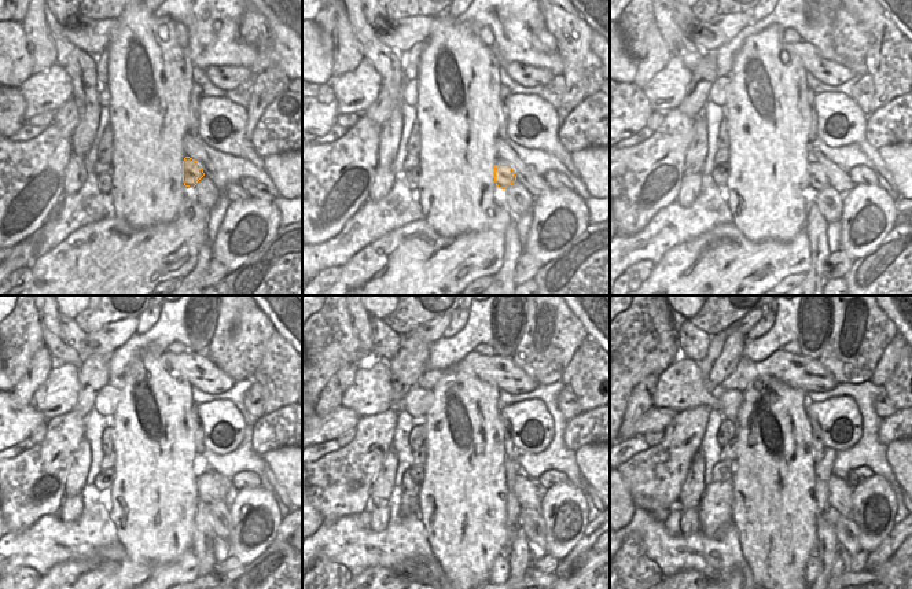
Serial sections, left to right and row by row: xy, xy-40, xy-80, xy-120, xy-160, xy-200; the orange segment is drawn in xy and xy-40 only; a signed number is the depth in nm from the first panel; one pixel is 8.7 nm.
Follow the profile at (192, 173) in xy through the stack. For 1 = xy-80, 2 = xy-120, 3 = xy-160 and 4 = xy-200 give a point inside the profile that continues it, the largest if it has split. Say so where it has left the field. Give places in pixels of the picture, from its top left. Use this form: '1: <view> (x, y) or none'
1: xy-80 (817, 179)
2: xy-120 (209, 488)
3: xy-160 (528, 492)
4: xy-200 (839, 493)

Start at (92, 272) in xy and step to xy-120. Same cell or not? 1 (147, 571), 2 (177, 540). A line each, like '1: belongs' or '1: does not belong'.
1: belongs
2: does not belong

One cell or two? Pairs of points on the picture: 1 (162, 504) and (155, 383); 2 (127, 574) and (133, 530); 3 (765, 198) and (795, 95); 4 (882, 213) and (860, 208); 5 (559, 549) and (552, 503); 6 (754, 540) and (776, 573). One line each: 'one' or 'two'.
1: one
2: two
3: one
4: one
5: one
6: one

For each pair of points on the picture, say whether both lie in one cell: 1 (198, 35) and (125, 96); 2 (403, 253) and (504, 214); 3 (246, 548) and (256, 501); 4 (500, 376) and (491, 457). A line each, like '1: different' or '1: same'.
1: different
2: same
3: same
4: different

